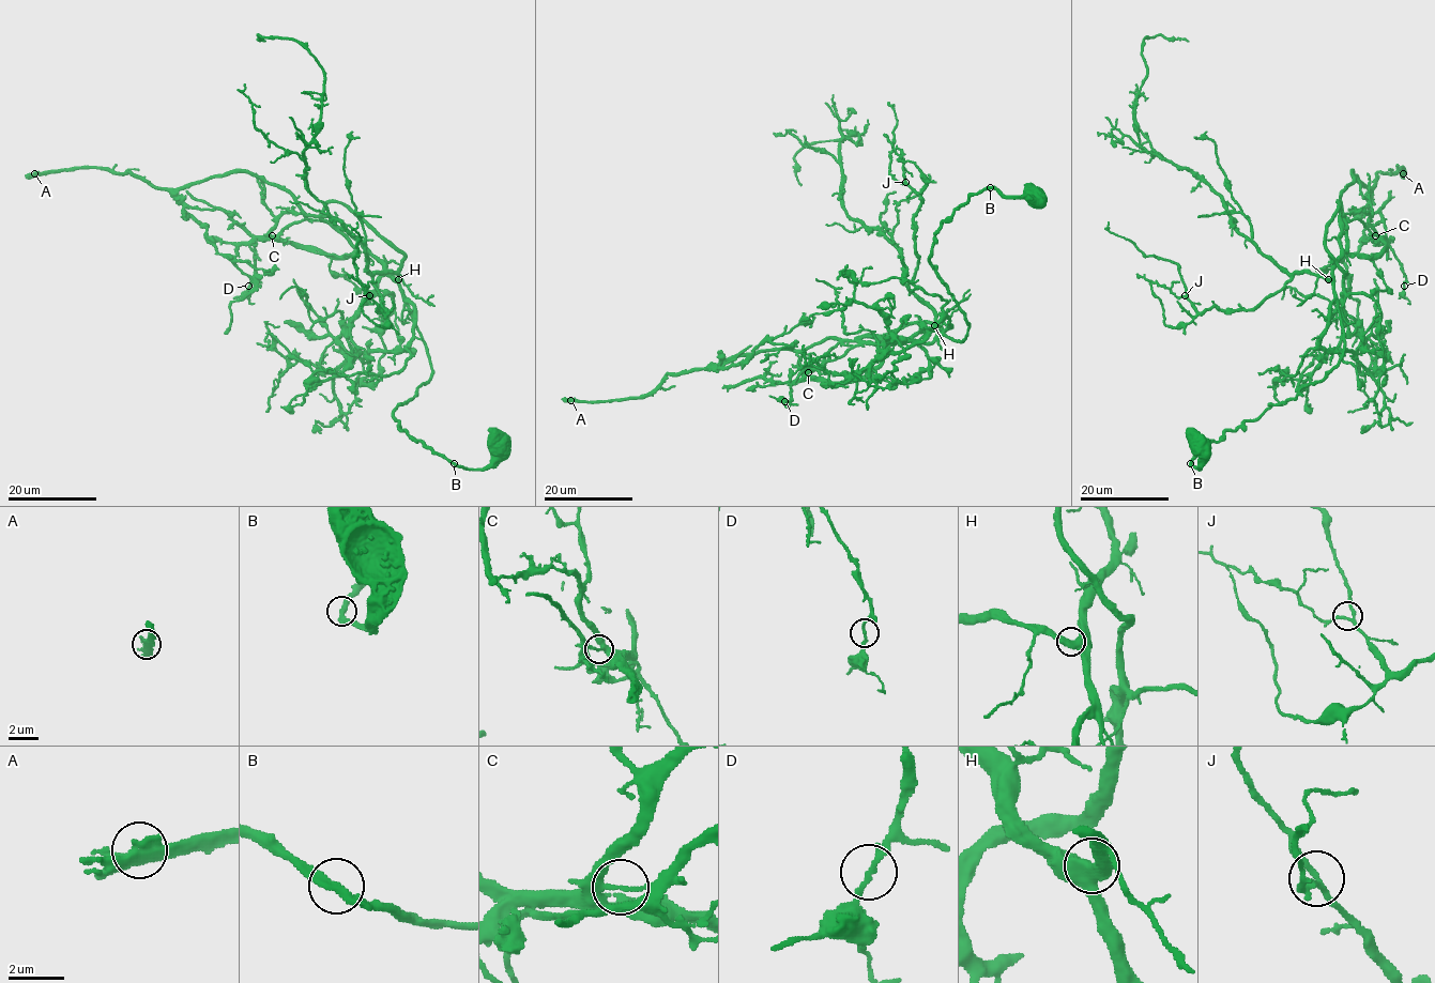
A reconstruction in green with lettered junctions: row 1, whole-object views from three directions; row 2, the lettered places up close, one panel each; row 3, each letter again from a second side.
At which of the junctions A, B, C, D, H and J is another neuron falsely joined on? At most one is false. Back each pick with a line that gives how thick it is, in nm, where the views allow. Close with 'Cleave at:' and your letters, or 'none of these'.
C: 180 nm thick
Cleave at: C

